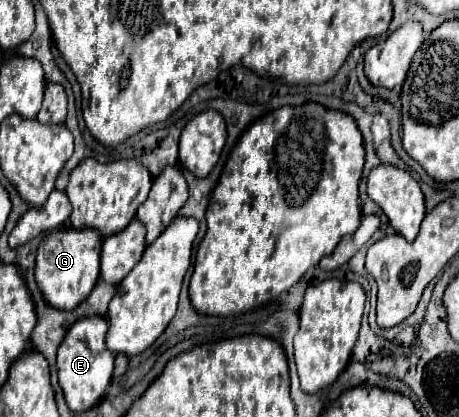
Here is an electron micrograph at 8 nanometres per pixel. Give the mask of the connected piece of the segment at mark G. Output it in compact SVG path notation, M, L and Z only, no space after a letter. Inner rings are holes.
M60 228L46 236L36 256L36 282L50 306L58 310L72 310L86 300L100 278L100 248L102 236L96 230Z

